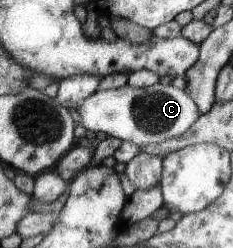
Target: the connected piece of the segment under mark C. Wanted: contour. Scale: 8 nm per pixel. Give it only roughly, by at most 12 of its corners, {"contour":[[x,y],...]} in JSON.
{"contour":[[154,83],[94,91],[85,130],[143,147],[200,114],[184,90]]}

